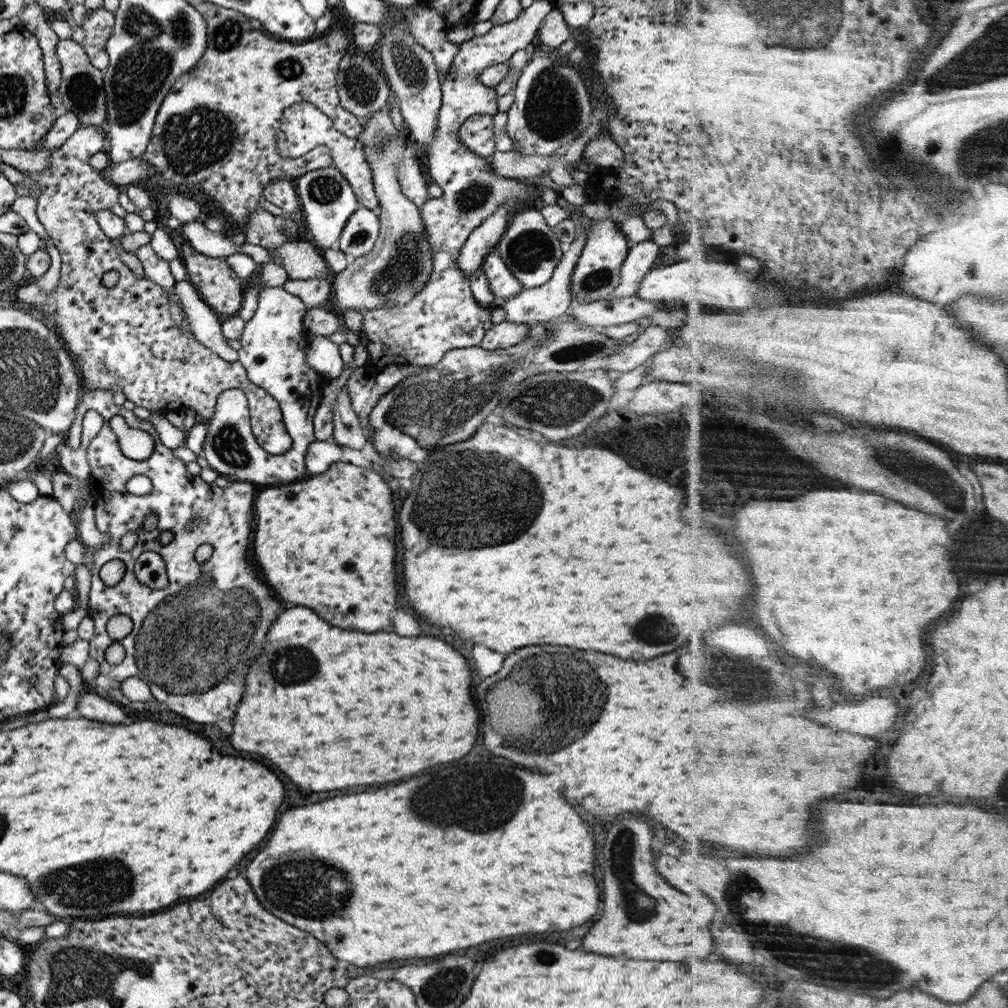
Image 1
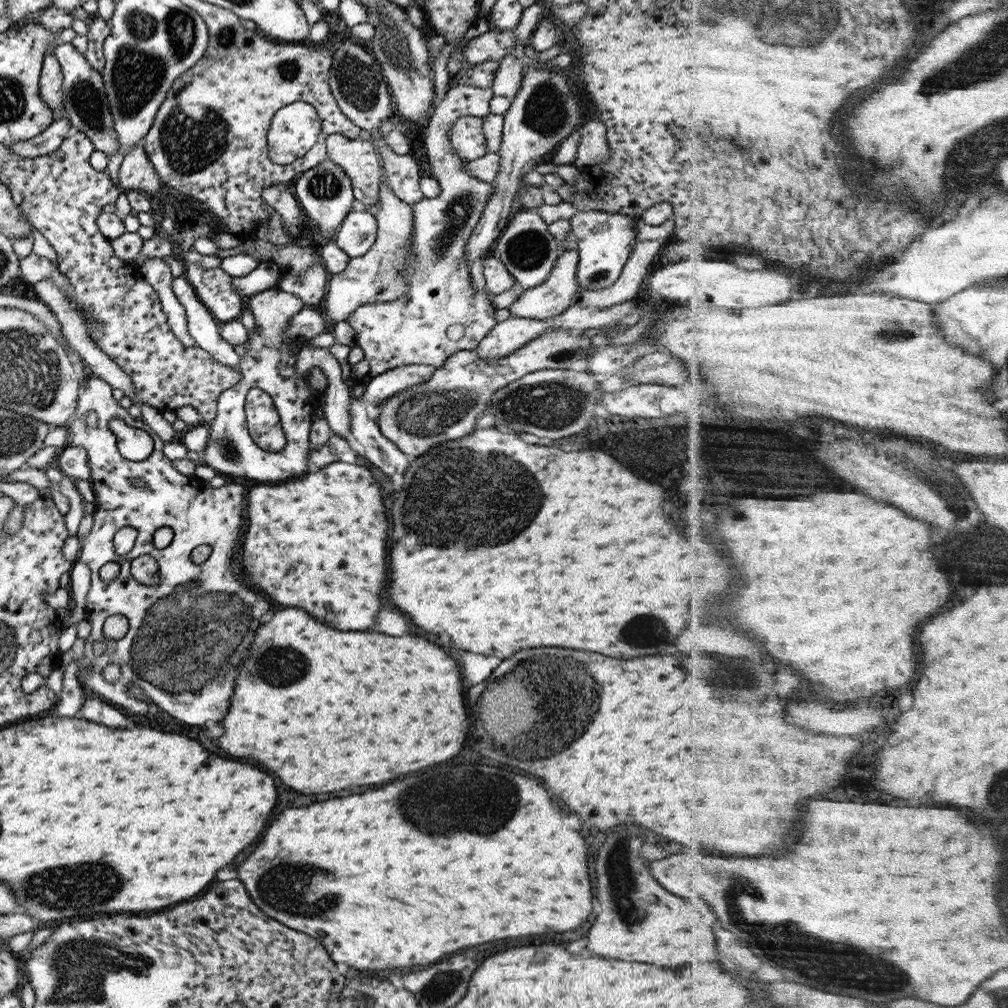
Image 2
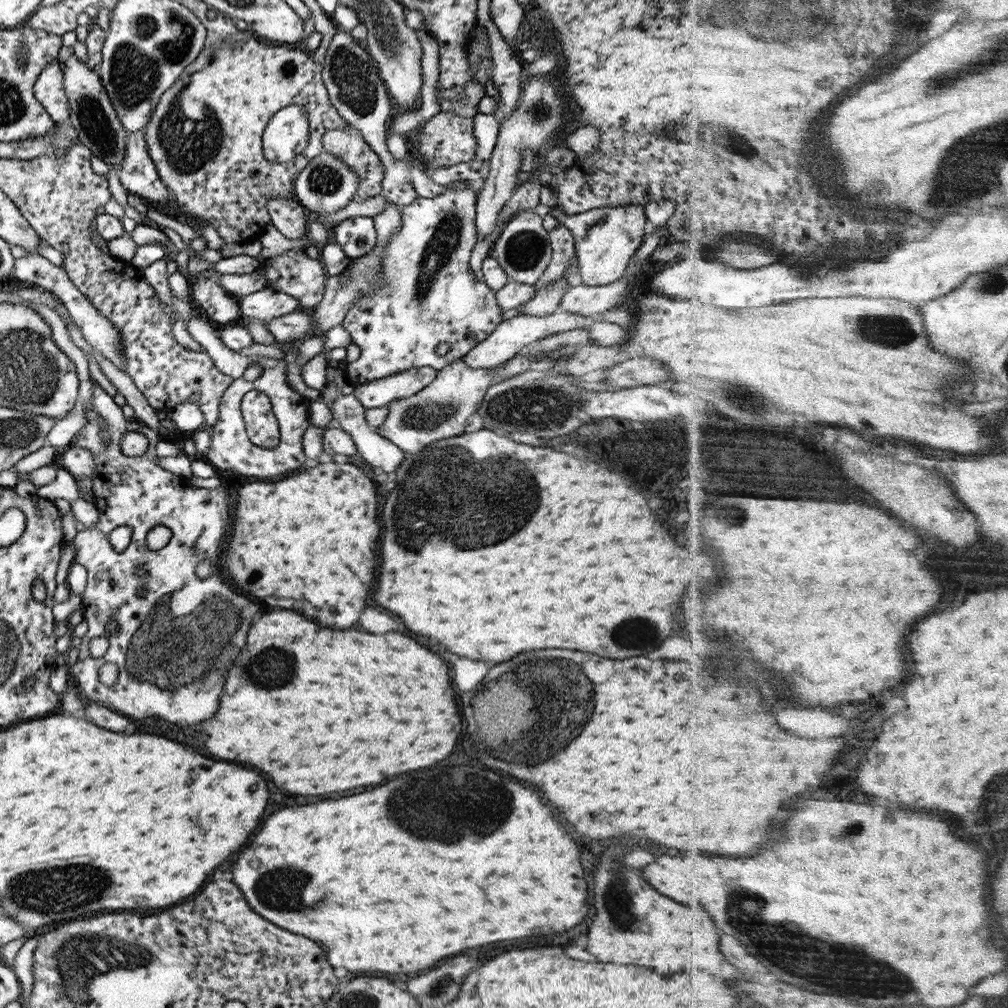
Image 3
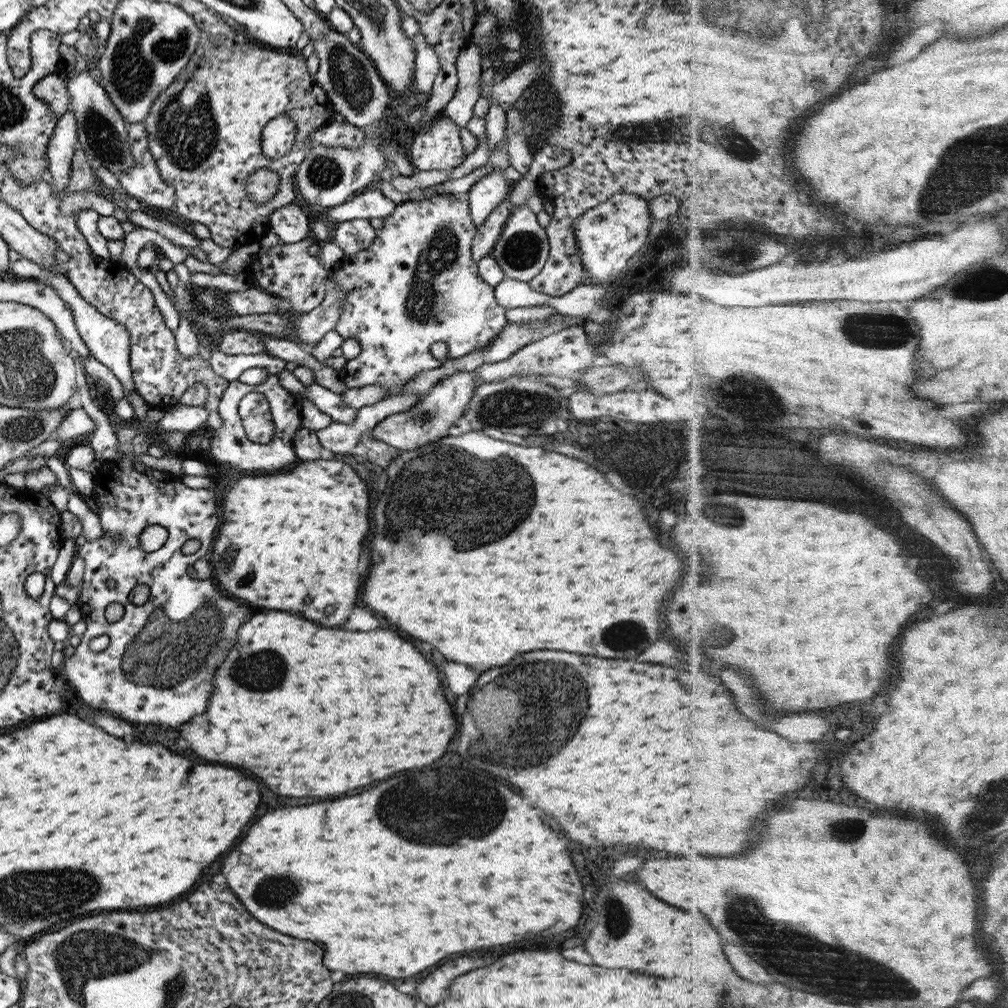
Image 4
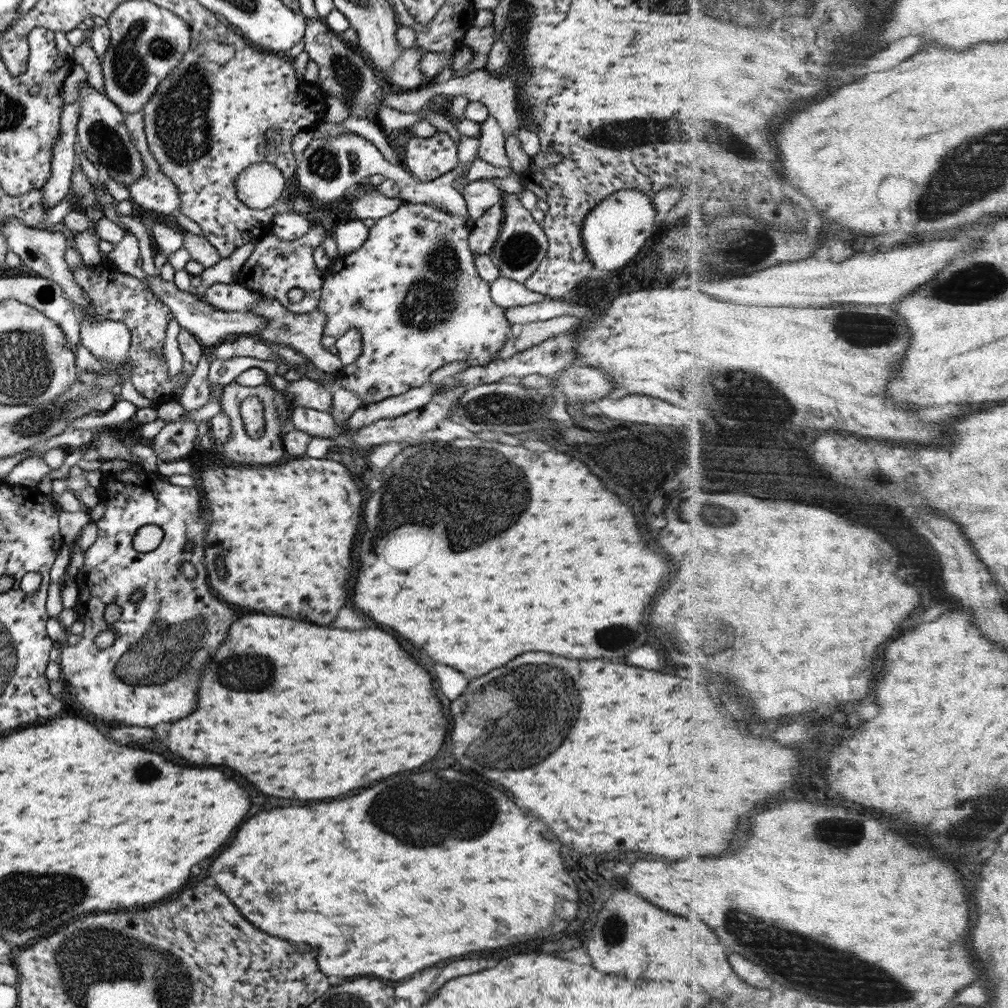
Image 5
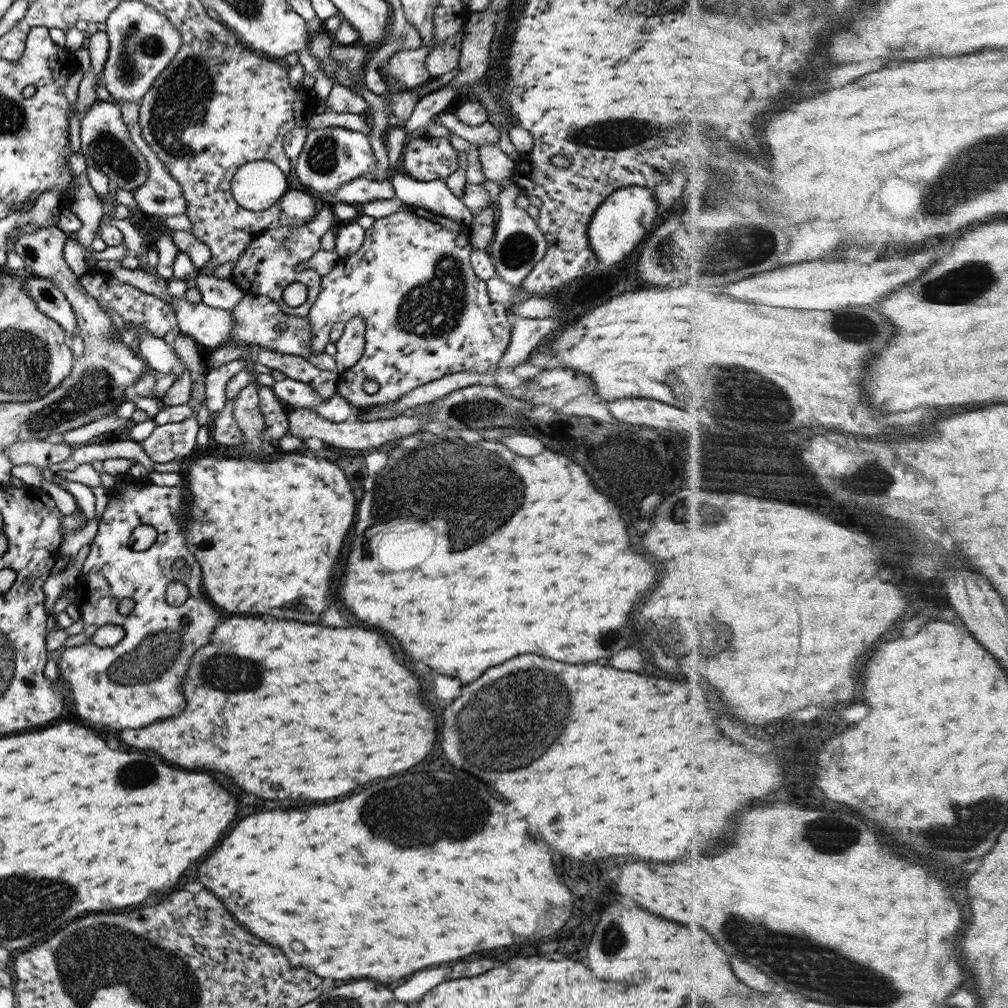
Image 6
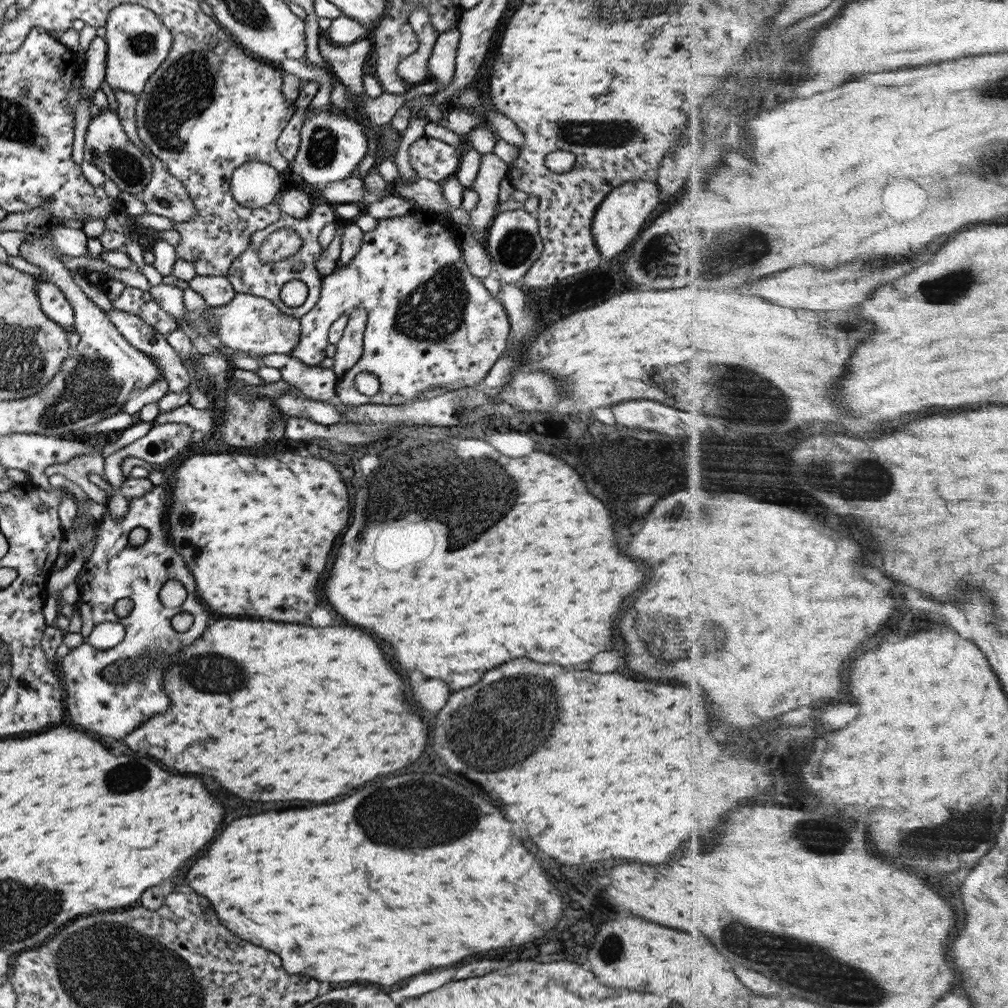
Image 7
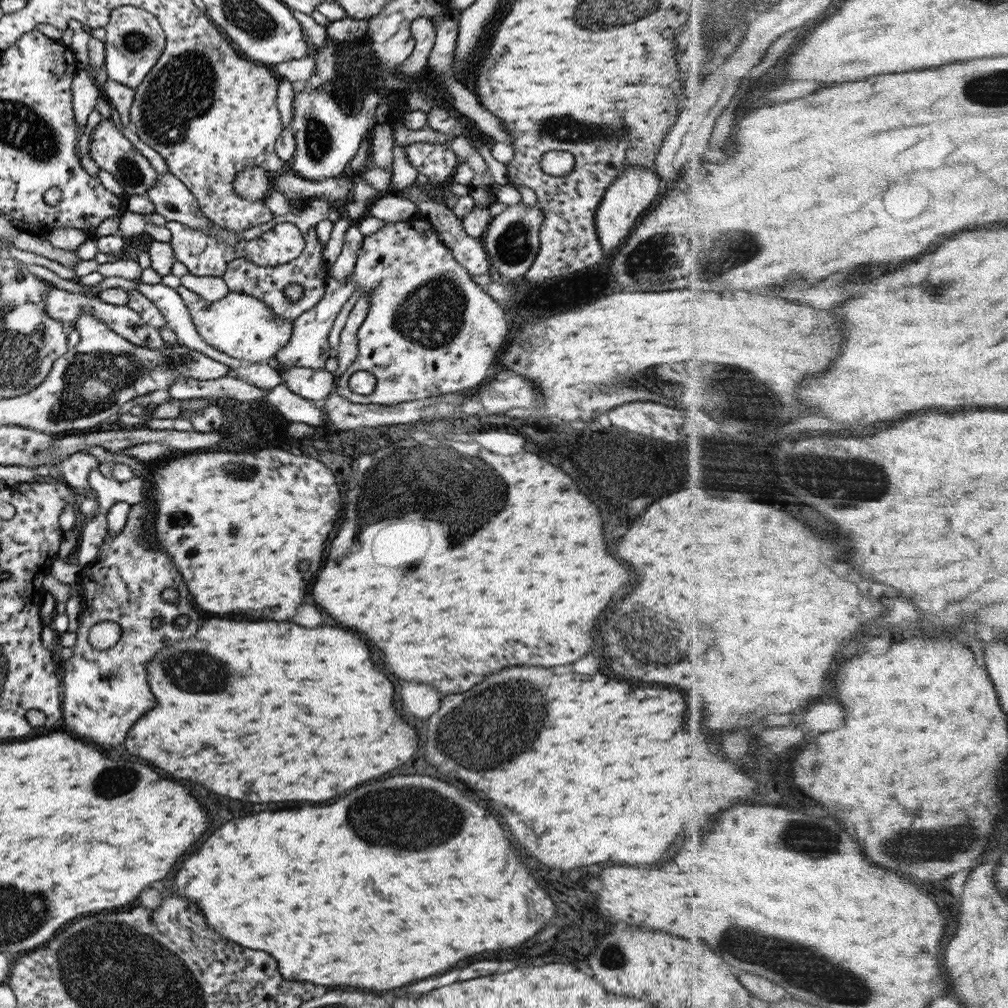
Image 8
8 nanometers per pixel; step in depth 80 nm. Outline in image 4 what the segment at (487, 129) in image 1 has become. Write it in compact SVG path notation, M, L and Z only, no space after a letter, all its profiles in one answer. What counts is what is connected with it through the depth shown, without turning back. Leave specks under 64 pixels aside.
M439 112L429 127L413 138L409 162L414 172L451 170L465 160L457 126L449 117Z

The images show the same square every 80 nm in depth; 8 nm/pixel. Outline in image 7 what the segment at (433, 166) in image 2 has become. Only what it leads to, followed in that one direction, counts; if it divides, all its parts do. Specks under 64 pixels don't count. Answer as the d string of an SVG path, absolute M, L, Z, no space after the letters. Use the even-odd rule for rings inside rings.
M413 209L411 212L407 213L405 216L400 217L393 217L393 218L386 218L381 219L377 221L376 226L367 232L364 232L362 234L362 243L359 247L359 250L357 251L357 254L349 260L347 266L342 266L339 268L333 269L333 272L330 272L327 276L322 277L320 280L320 293L317 299L317 302L314 304L313 307L311 307L311 310L309 312L306 312L300 320L300 333L298 337L298 343L295 345L295 348L291 349L291 353L287 355L291 355L292 357L298 358L303 364L309 365L309 366L320 366L321 360L325 358L324 355L324 349L328 345L327 342L327 329L329 326L331 326L331 322L334 320L337 320L341 314L345 314L345 312L349 313L351 310L355 310L356 308L362 308L365 311L366 314L366 325L364 328L364 333L362 336L362 353L359 357L359 360L355 362L355 364L349 368L349 370L346 370L343 374L339 376L339 380L336 381L336 387L335 387L335 396L334 399L337 403L340 403L344 406L361 406L364 404L375 404L375 405L398 405L401 403L409 402L415 398L419 398L419 396L422 396L422 392L429 390L431 387L449 387L451 389L455 388L463 388L463 387L474 387L478 383L481 382L482 378L487 374L487 371L493 366L493 363L504 353L507 347L507 337L509 336L509 323L508 323L508 317L506 316L506 312L504 311L504 306L501 305L498 299L494 299L483 286L483 283L478 279L477 277L474 277L470 272L469 269L466 267L465 261L462 257L462 250L460 247L459 237L457 236L451 236L451 232L454 232L452 229L452 226L441 216L441 214L438 214L435 211L430 211L429 209ZM359 372L366 372L367 374L372 374L373 376L377 377L378 380L378 391L377 394L374 394L373 396L365 396L364 394L361 394L360 392L357 392L357 389L354 385L354 378L359 374Z

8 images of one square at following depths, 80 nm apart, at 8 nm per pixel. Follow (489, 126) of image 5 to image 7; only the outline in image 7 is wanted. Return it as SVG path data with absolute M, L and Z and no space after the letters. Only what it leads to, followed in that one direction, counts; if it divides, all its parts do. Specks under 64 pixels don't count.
M492 152L480 155L479 168L470 186L477 194L477 207L468 212L470 222L466 225L471 234L483 231L497 212L499 182L506 178L508 164Z

